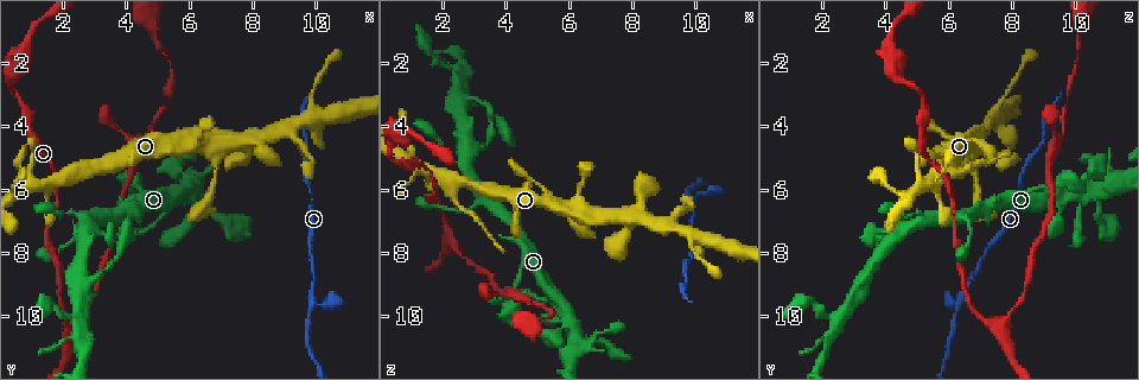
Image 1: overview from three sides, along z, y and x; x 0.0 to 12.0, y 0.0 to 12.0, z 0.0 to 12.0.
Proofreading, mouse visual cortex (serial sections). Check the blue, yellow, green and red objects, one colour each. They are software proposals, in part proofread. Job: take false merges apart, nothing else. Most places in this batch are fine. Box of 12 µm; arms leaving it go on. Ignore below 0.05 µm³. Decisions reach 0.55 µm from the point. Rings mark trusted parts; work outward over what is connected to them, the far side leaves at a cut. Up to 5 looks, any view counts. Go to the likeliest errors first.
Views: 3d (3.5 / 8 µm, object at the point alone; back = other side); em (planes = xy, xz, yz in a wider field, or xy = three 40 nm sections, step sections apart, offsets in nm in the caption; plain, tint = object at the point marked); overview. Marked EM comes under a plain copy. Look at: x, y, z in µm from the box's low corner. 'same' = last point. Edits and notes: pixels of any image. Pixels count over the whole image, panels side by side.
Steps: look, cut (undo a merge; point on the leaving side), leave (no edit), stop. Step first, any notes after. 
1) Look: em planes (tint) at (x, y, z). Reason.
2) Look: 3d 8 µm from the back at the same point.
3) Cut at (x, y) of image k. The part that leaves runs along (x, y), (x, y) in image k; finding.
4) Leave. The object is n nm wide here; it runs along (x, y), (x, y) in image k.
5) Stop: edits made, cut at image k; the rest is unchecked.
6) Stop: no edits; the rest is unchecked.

Look: 3d 3.5 µm at (9.8, 9.7, 6.3). Branch point.

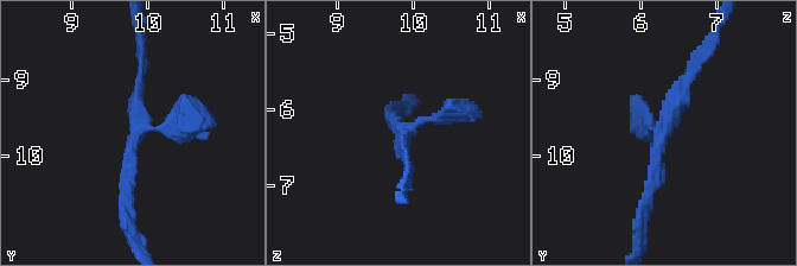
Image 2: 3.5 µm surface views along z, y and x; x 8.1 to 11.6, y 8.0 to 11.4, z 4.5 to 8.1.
Look: em xy step 5 (tint) at (9.90, 9.65, 6.30).

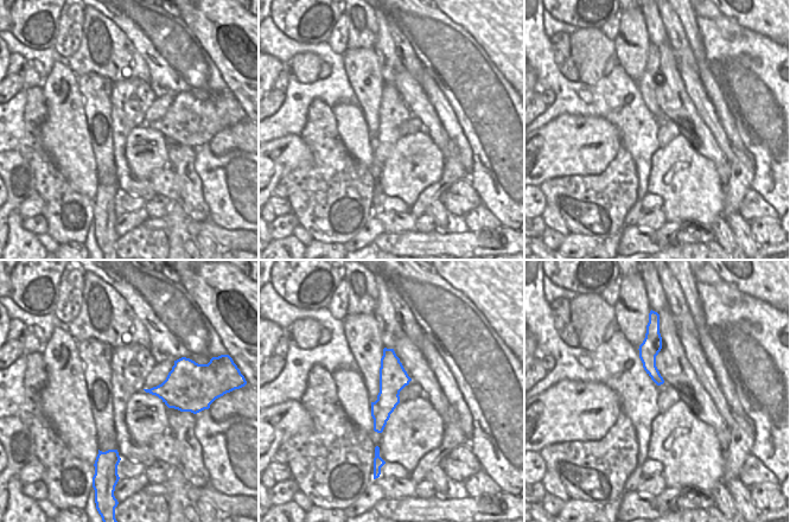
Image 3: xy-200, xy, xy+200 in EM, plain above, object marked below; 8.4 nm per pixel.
Leave. It runs along (386, 351), (389, 393), (377, 428) in image 3; all the same cell.

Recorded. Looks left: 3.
Look: 3d 3.5 µm at (6.1, 6.0, 10.2). Two arms at a narrow angle.

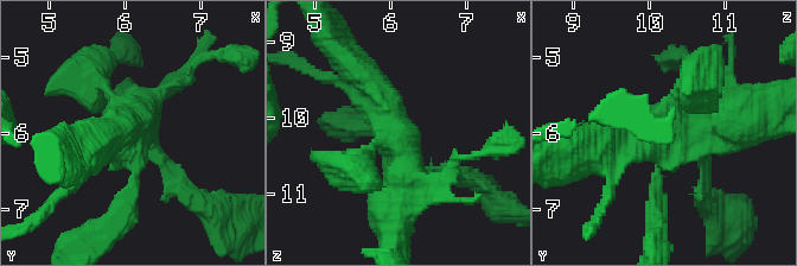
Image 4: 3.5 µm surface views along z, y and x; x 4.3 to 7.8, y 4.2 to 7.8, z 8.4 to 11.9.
Look: em xy step 5 (tint) at (6.00, 5.95, 10.20). Now the EM.

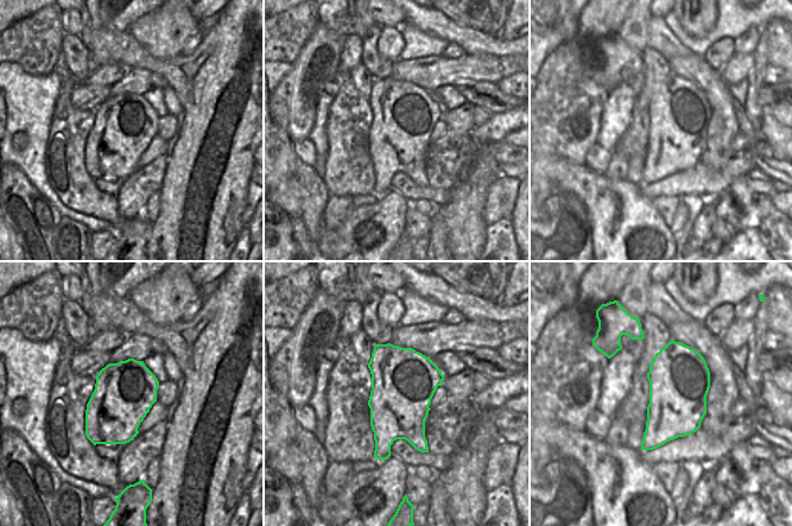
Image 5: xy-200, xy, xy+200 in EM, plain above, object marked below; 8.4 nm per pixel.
Leave. The object is 550 nm wide here; it runs along (356, 67), (403, 150), (400, 195) in image 4; all the same cell.

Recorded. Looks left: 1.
Stop: no edits; the rest is unchecked.

